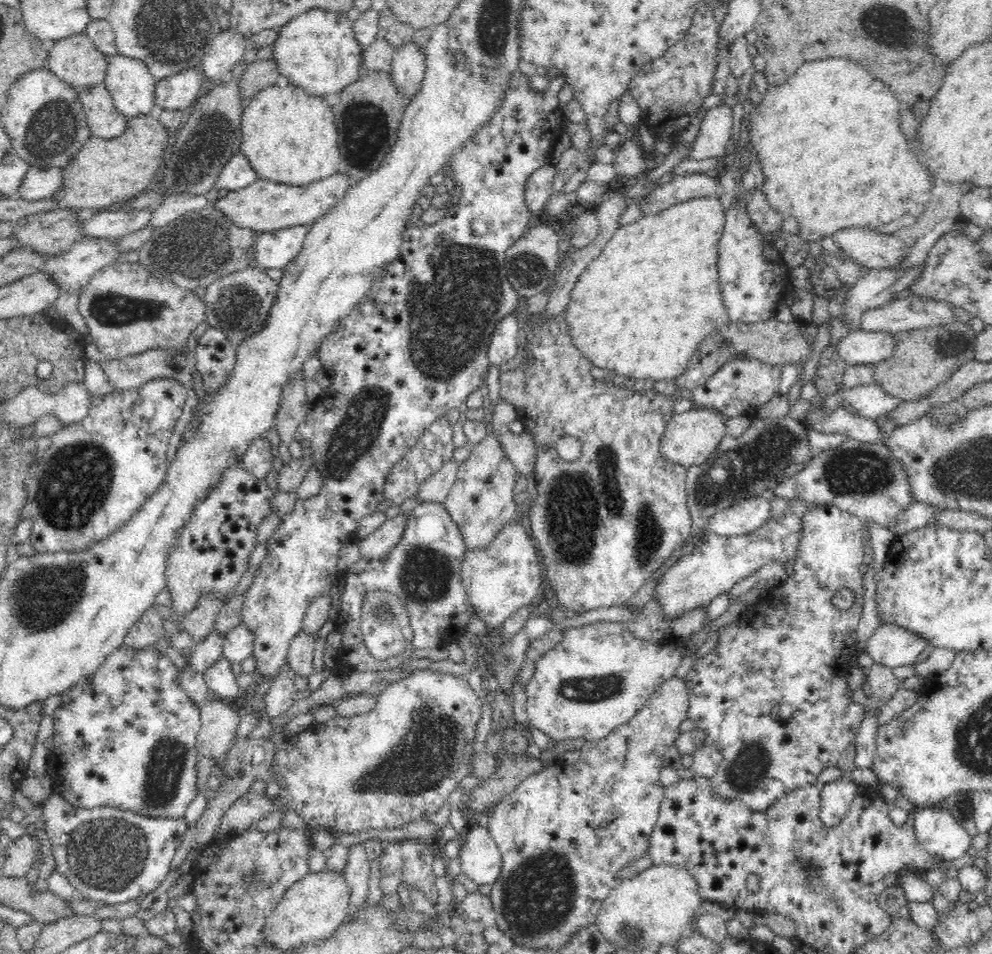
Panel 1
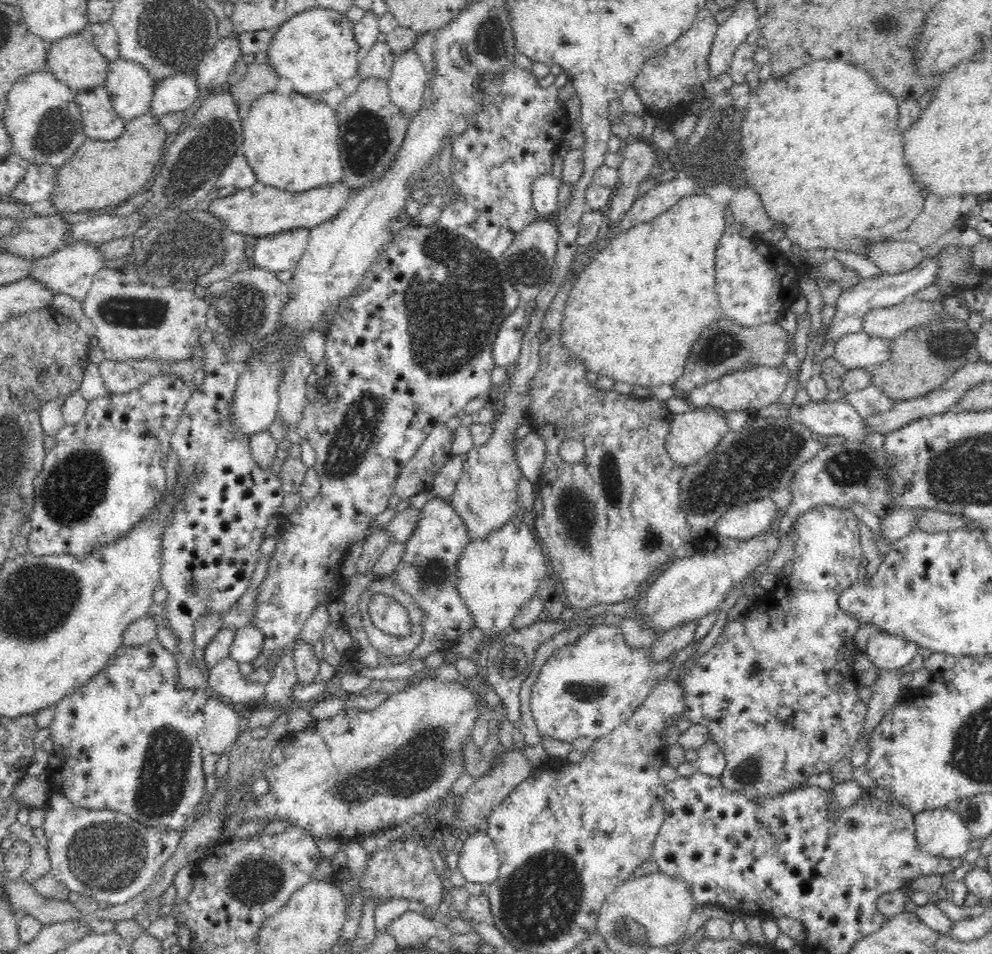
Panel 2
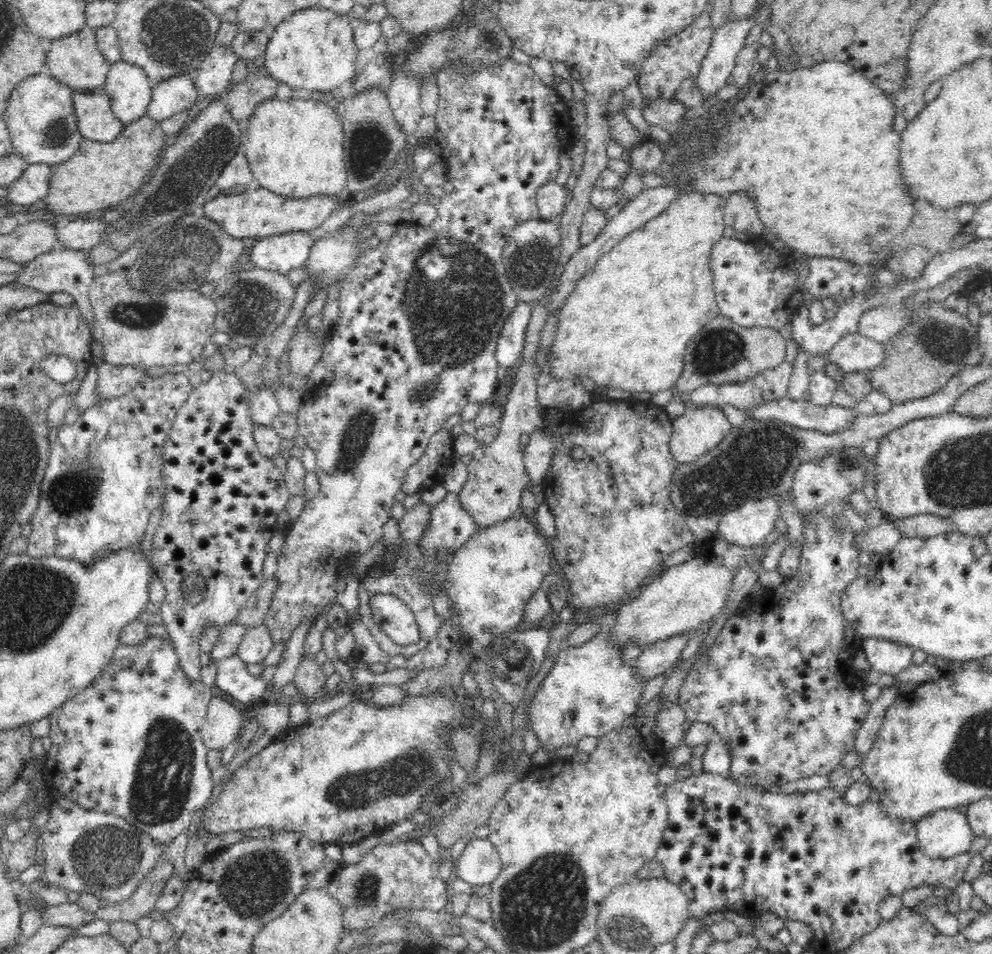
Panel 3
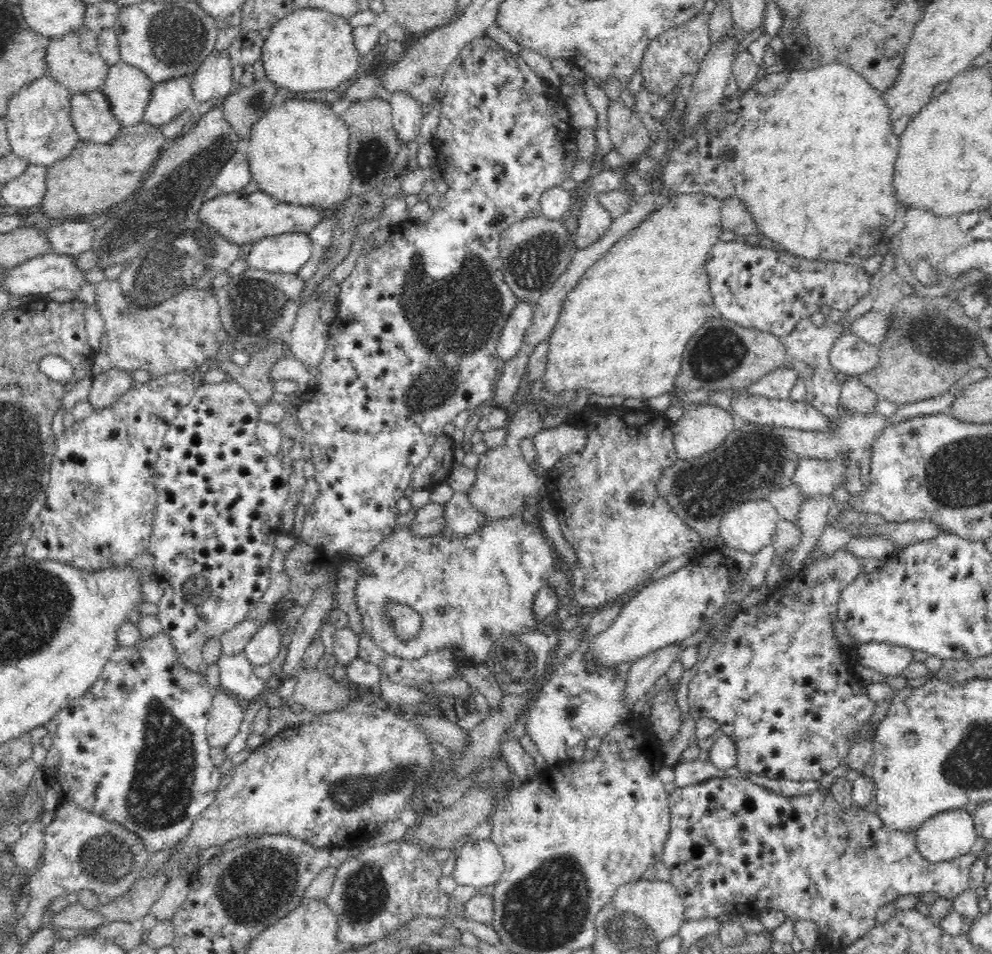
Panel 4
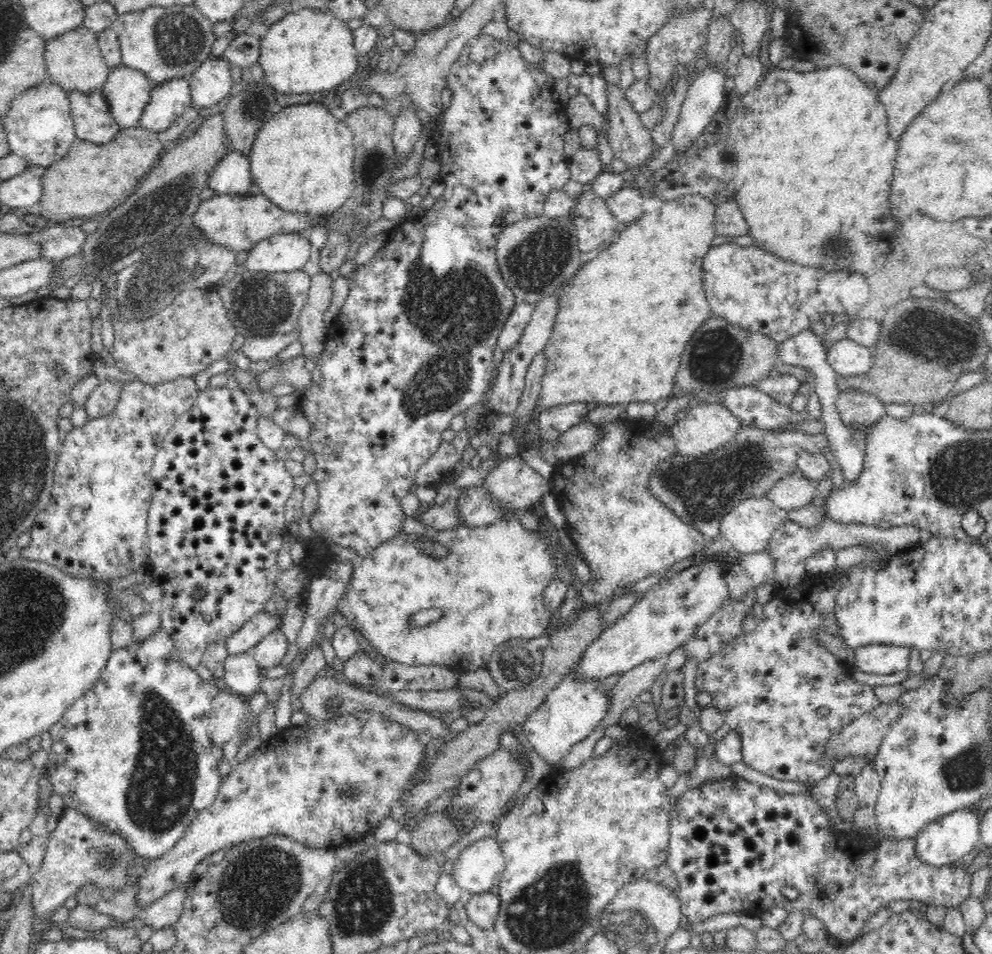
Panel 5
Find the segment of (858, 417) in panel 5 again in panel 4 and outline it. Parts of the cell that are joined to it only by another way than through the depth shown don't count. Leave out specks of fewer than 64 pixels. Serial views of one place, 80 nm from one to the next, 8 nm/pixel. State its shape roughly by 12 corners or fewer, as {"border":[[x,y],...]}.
{"border":[[847,375],[841,383],[842,412],[878,413],[877,394]]}

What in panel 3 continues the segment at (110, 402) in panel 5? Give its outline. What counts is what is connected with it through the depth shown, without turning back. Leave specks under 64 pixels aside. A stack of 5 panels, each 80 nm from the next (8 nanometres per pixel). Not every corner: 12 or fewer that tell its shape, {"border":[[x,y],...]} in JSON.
{"border":[[97,365],[98,394],[113,399],[145,379],[142,367]]}

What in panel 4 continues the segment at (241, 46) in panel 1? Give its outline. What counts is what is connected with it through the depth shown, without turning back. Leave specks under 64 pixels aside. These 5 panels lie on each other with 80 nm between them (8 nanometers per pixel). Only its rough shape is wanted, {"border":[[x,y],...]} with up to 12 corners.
{"border":[[228,51],[214,52],[192,74],[196,105],[230,95]]}

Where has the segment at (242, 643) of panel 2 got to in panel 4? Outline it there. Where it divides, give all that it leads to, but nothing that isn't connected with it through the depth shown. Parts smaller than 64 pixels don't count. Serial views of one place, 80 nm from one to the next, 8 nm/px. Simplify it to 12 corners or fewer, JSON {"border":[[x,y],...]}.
{"border":[[270,621],[257,630],[243,653],[253,665],[278,656],[281,635]]}

